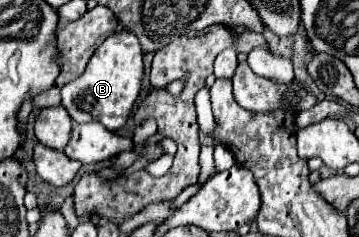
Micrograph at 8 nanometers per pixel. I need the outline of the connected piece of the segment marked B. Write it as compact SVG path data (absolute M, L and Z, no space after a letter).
M120 30L108 36L106 42L94 52L92 60L88 62L86 70L72 82L62 88L62 106L68 110L74 122L100 122L108 130L120 130L130 112L134 102L140 96L144 78L144 62L142 62L142 48L132 32Z

